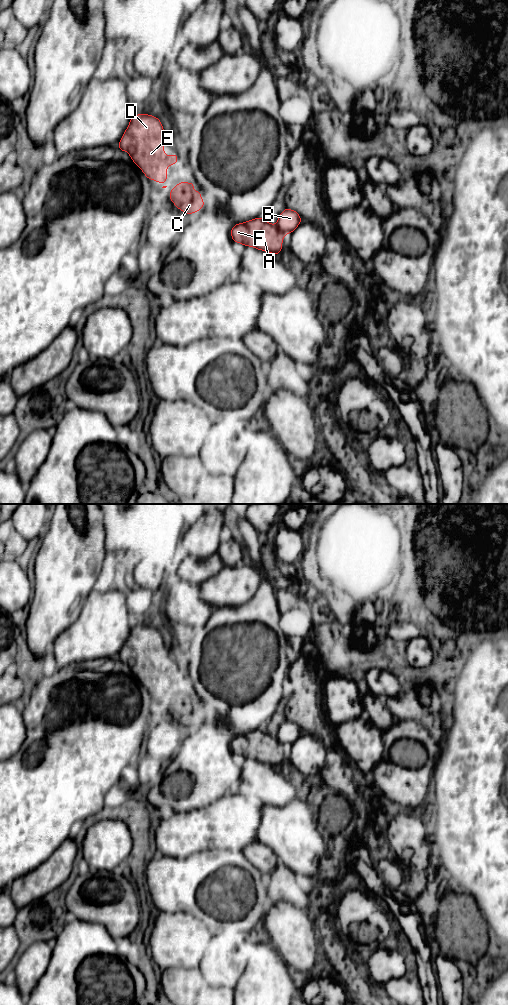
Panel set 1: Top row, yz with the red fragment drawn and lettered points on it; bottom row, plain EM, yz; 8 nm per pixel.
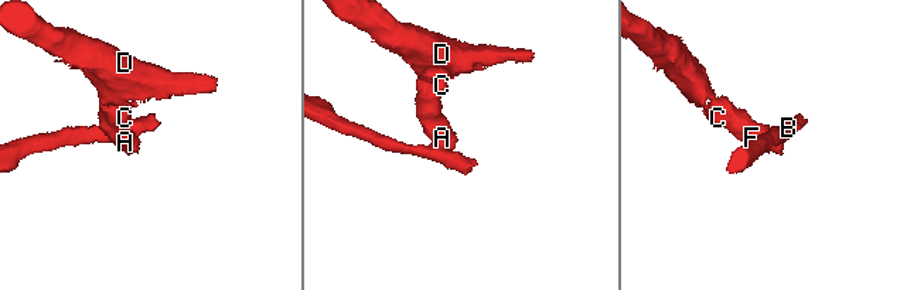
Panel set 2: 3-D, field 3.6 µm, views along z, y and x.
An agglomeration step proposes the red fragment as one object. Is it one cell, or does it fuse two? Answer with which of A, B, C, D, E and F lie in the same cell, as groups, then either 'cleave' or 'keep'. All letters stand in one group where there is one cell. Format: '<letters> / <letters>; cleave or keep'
A C D E F / B; cleave

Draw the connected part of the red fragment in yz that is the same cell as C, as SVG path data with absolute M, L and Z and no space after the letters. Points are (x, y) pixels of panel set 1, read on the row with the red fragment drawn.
M179 182L169 193L169 198L174 205L188 215L200 211L205 206L205 201L200 199L202 194L194 191L193 187L193 182Z

